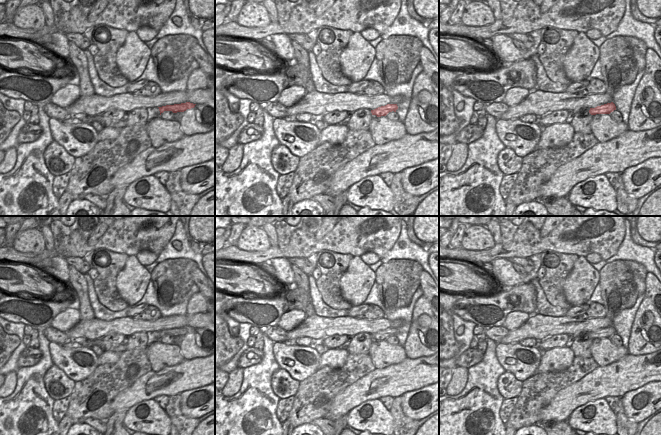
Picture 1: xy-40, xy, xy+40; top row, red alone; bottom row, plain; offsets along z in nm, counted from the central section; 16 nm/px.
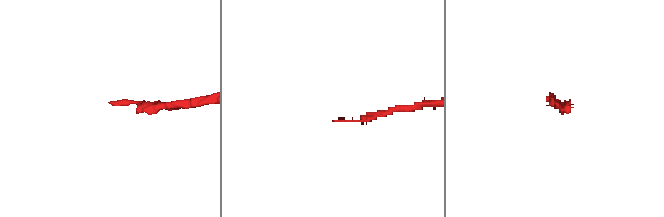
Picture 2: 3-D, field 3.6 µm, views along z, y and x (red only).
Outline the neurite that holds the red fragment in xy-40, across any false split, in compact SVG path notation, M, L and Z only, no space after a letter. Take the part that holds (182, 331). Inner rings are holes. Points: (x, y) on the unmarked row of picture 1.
M186 326L186 327L181 327L181 328L166 329L162 331L158 331L158 332L159 332L160 339L161 339L164 335L172 335L173 337L184 336L187 333L194 332L195 329L196 328Z

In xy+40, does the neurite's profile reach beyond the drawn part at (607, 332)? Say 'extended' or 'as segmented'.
extended

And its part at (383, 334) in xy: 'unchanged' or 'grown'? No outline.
unchanged

